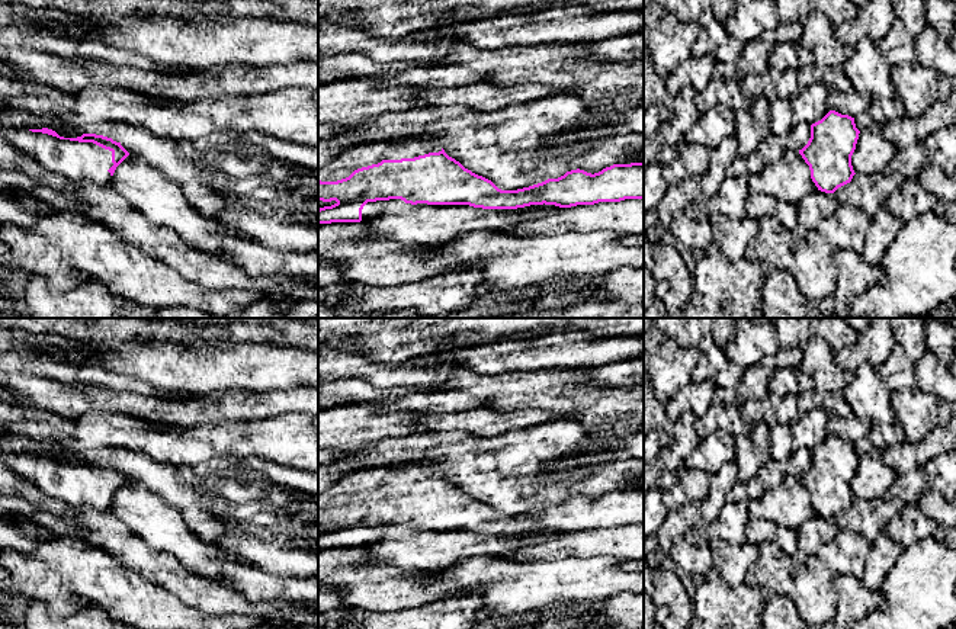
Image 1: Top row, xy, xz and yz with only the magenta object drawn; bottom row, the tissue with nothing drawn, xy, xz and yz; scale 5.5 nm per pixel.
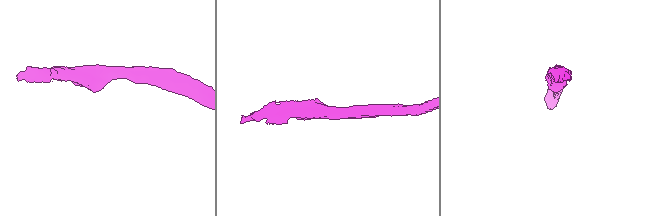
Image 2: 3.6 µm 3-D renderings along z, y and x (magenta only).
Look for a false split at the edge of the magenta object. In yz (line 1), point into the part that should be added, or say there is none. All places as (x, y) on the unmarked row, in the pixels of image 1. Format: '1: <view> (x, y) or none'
1: none

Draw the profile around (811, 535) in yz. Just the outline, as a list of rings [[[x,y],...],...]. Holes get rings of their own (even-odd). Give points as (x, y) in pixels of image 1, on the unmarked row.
[[[817,516],[812,520],[805,522],[798,529],[798,553],[799,562],[808,561],[809,556],[815,555],[821,545],[831,542],[840,527],[834,519],[825,519]]]

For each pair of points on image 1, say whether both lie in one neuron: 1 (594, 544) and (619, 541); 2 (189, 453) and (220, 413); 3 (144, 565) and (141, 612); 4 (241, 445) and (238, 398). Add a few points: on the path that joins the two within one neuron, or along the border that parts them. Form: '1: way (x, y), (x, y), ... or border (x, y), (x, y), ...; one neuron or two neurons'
1: way (600, 542), (613, 542); one neuron
2: border (247, 419), (238, 421), (179, 421); two neurons
3: border (115, 557), (173, 593); two neurons
4: border (273, 416), (238, 421), (205, 420); two neurons

